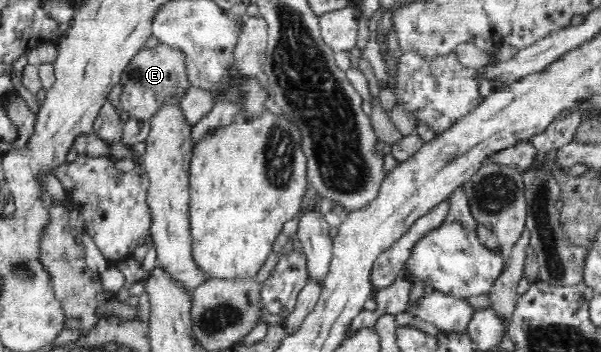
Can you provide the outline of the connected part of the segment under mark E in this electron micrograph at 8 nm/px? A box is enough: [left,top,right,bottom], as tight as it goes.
[119,43,189,120]

